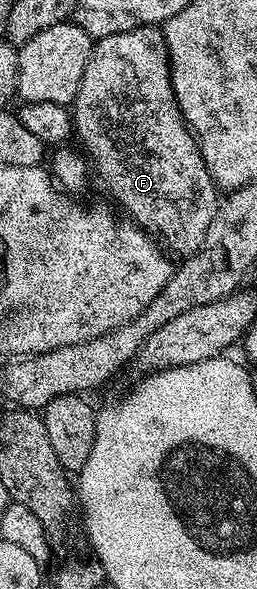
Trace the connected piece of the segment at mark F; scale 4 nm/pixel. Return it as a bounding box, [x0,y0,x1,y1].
[71,26,219,257]

